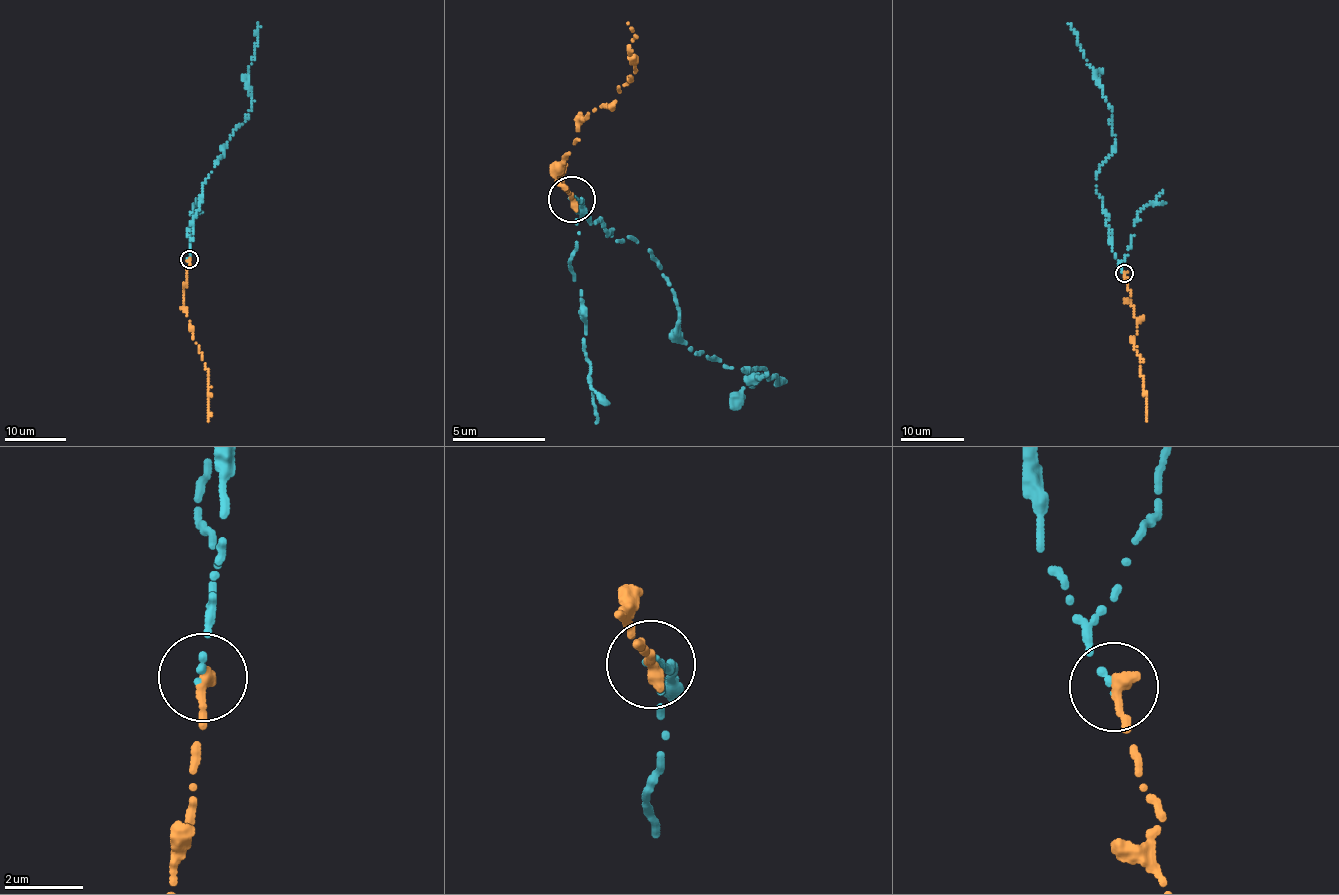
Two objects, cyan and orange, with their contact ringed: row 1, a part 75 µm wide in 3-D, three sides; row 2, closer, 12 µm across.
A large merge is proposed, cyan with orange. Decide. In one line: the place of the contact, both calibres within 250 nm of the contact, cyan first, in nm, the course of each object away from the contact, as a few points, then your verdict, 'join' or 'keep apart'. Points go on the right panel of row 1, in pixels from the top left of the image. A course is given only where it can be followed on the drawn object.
(1124, 273) | 150/340 nm | cyan via (1124, 273), (1113, 252), (1108, 214), (1097, 191), (1098, 169), (1116, 139), (1111, 110), (1068, 22) | orange via (1124, 273), (1136, 321), (1133, 343), (1139, 357), (1147, 401), (1147, 422) | join

